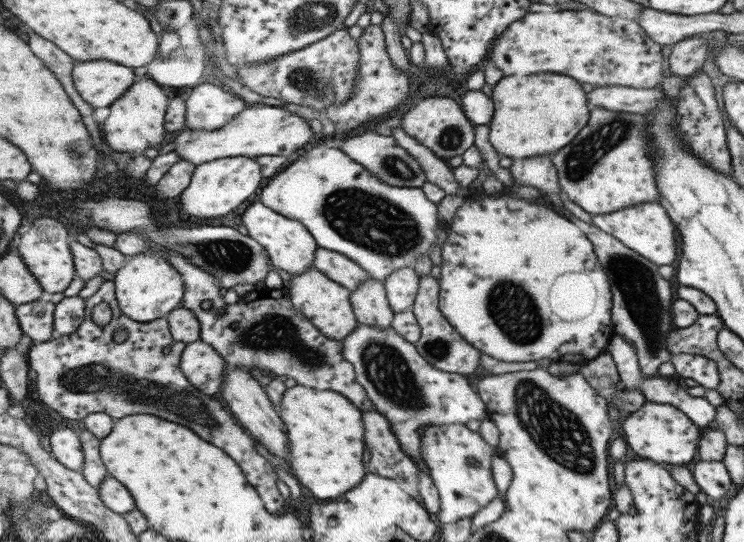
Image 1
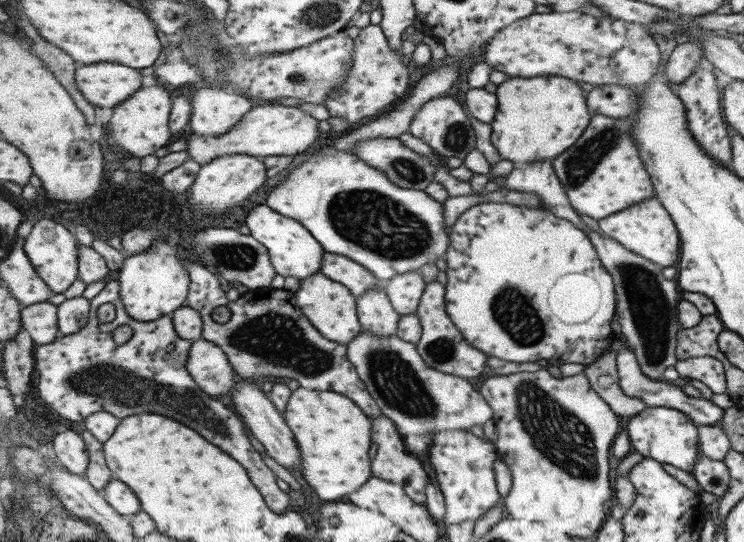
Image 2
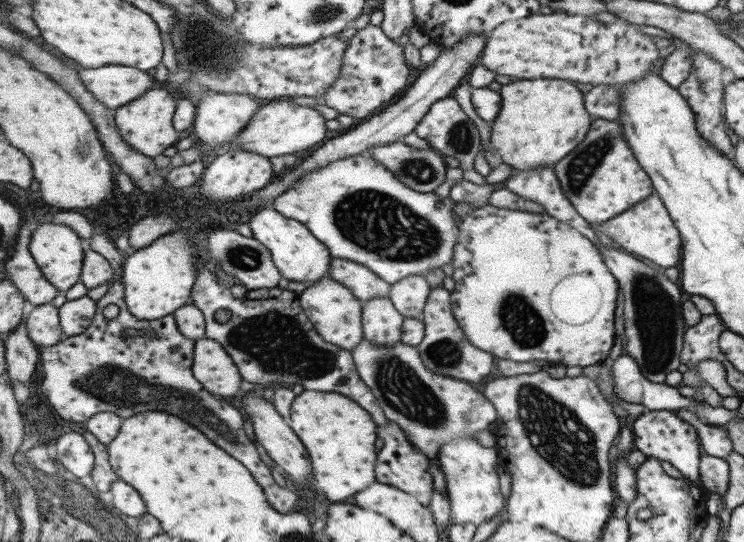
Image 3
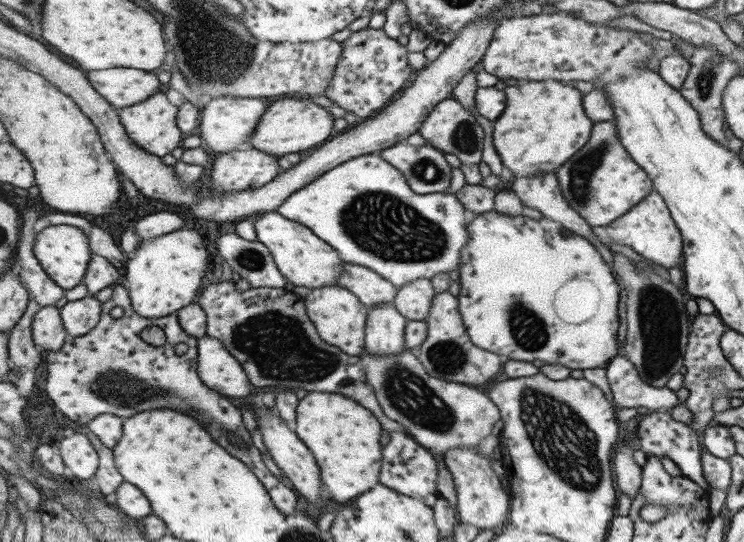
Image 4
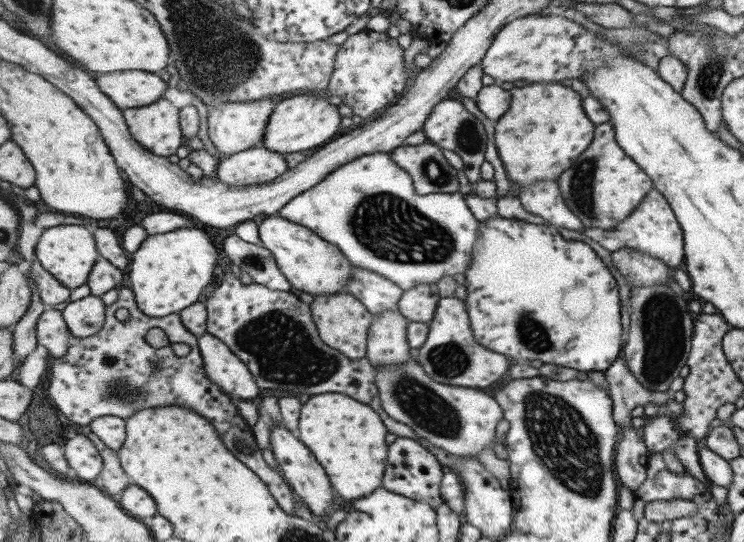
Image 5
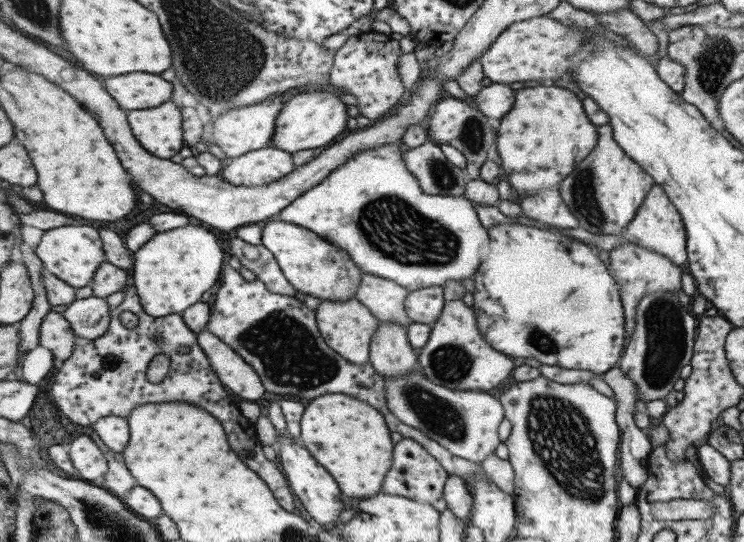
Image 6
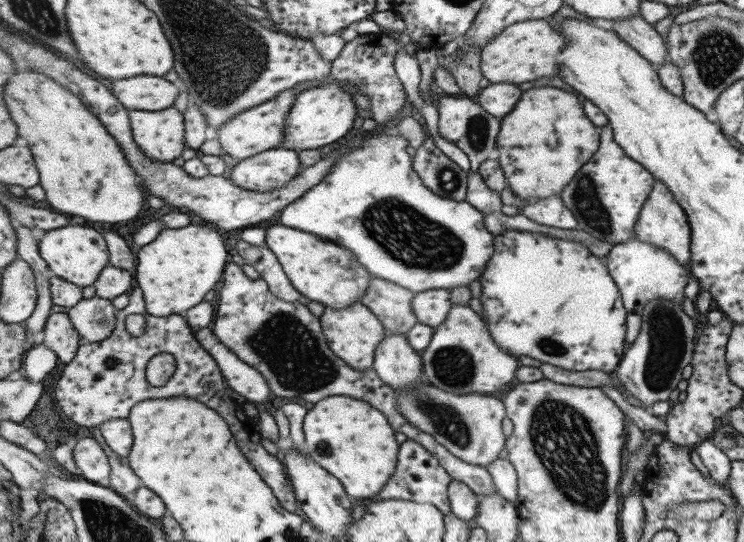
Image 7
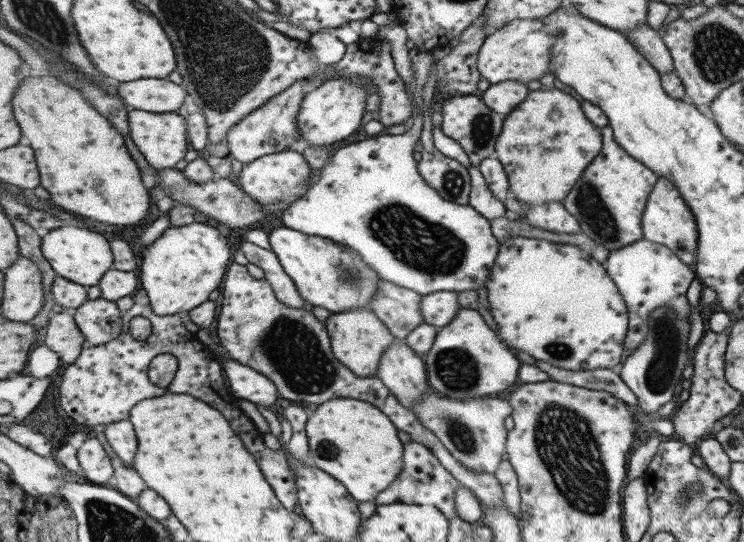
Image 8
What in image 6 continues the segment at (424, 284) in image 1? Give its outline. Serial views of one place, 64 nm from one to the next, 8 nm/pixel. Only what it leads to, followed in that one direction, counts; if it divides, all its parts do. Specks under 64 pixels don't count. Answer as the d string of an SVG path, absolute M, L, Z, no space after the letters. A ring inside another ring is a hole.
M463 300L447 301L440 319L433 325L429 342L418 356L420 368L434 381L455 390L493 390L511 378L519 360L495 350L482 335L477 315Z

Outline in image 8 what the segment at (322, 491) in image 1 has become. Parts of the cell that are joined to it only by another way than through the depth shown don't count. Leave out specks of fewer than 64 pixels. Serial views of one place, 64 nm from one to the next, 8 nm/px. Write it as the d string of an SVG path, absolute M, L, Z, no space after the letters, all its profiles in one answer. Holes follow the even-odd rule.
M347 398L325 402L308 418L306 428L311 442L310 456L313 456L315 464L325 472L331 472L331 476L335 476L337 480L343 480L343 484L347 484L349 492L357 501L375 501L378 494L389 488L403 470L404 443L399 440L395 424L374 404Z

